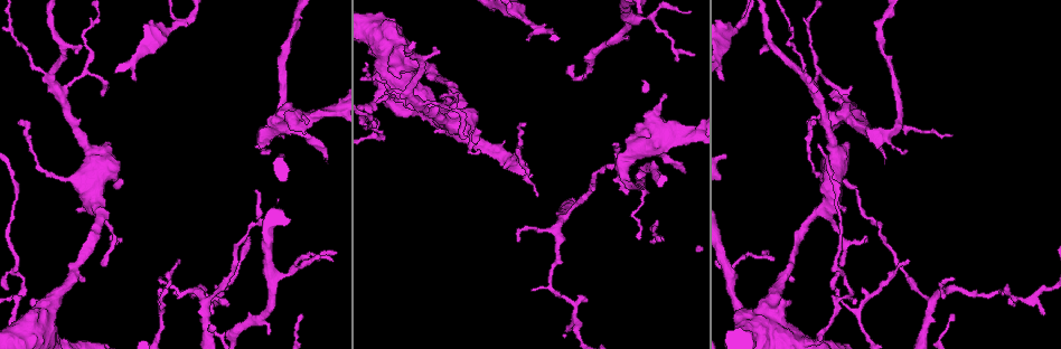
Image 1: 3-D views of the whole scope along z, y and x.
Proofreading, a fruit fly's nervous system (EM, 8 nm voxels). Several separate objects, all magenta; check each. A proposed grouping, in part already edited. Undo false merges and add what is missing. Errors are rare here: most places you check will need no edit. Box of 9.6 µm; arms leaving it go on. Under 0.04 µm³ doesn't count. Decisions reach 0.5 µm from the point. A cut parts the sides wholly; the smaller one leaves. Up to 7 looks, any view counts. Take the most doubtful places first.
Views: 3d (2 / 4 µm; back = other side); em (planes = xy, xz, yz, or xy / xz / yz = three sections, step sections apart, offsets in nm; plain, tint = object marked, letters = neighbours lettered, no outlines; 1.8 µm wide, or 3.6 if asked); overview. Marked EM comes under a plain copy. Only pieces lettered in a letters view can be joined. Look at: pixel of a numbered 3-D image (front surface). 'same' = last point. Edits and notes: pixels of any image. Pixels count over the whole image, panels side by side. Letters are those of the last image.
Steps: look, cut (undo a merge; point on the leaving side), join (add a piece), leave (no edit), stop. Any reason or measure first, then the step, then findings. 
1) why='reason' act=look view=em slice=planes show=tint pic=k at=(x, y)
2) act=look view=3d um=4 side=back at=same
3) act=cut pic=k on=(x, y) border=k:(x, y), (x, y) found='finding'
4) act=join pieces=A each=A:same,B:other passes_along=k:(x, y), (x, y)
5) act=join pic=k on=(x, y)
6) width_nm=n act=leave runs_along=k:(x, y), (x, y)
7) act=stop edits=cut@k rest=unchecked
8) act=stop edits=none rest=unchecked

why='a fork' act=look view=em slice=planes show=letters pic=1 at=(649, 121)

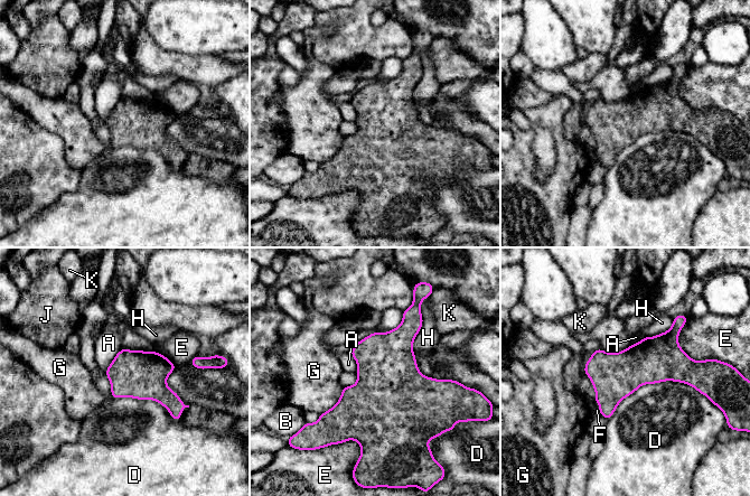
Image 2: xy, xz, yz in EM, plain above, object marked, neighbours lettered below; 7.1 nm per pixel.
act=leave each=A:other,B:other,D:other,E:other,F:other,G:other,H:other,J:other,K:other found='continuous, no second neuron'

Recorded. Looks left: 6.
why='thick turns thin' act=look view=em um=3.6 slice=yz step=4 show=letters pic=1 at=(767, 318)

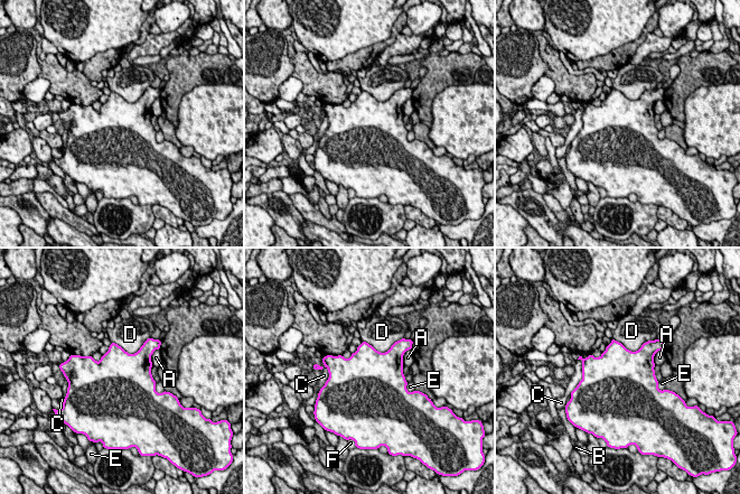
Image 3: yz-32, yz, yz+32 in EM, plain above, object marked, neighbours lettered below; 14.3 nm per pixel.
why='another direction' act=look view=em um=3.6 slice=xy step=4 show=letters at=same

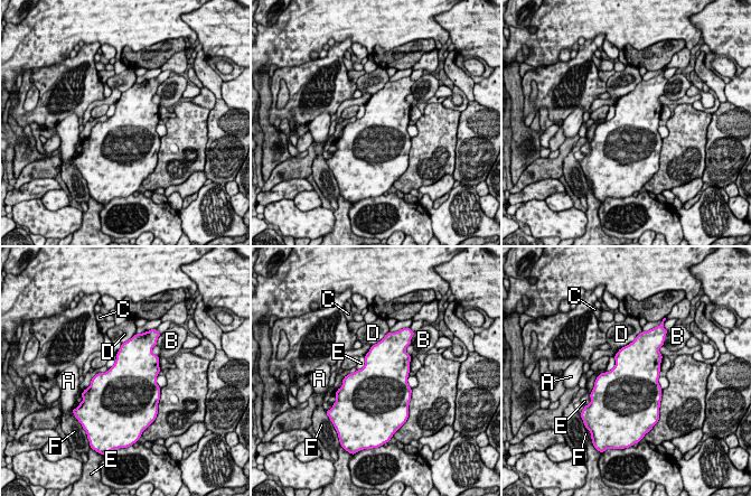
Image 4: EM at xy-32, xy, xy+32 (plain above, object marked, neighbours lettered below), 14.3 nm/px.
act=leave each=A:other,B:other,C:other,D:other,E:other,F:other border=4:(615, 356), (615, 365), (604, 373) found='continuous, no second neuron'

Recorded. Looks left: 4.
why='free end' act=look view=em slice=planes show=tint pic=1 at=(614, 143)

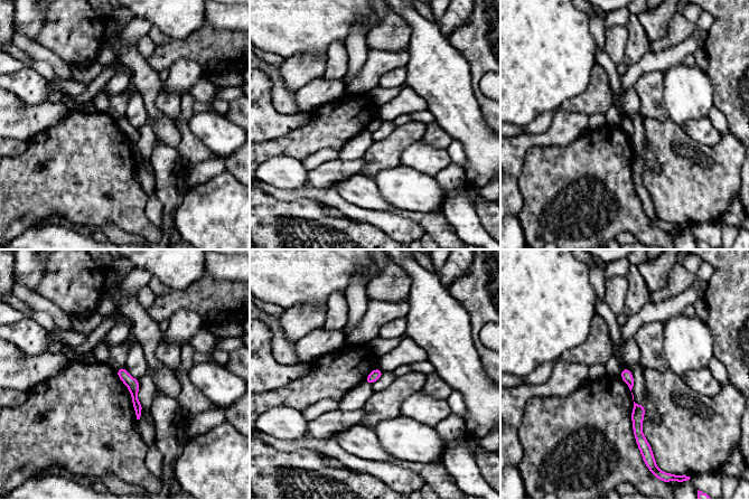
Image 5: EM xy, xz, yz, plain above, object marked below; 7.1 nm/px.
act=look view=em slice=planes show=letters at=same

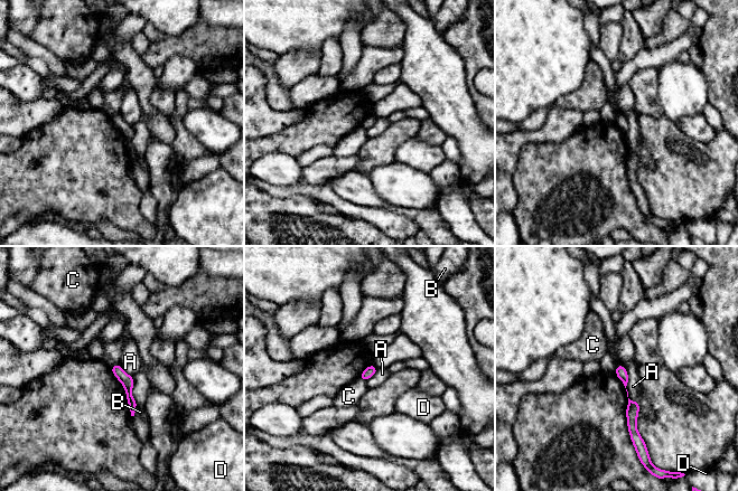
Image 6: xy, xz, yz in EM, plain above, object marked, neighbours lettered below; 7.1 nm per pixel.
longest_contact=A:320nm act=leave each=A:other,B:other,C:other,D:other found='no lettered piece goes on from it'

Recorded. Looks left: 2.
act=stop edits=none rest=unchecked

